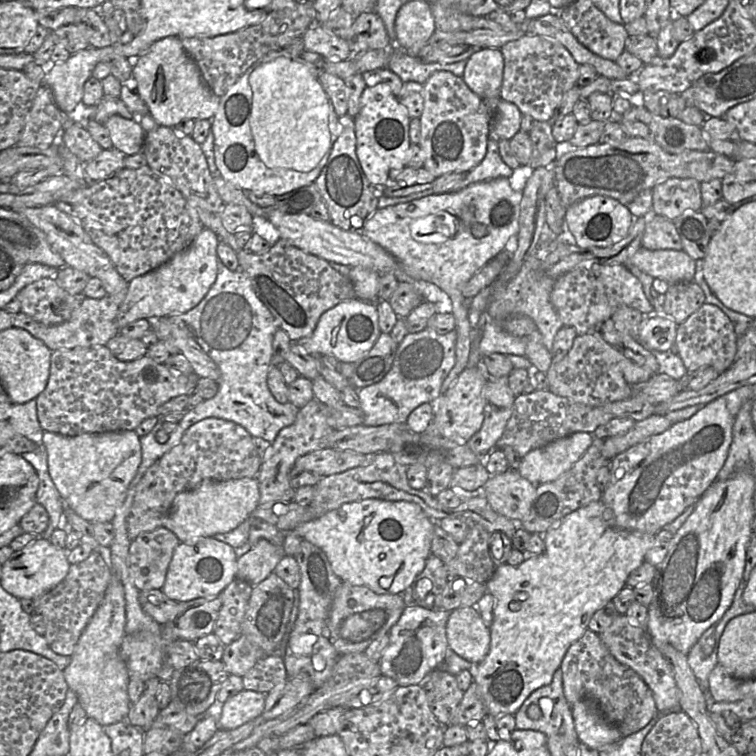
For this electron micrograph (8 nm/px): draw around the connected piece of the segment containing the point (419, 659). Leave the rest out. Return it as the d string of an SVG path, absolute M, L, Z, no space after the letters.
M417 605L408 606L397 623L389 631L389 643L379 661L383 676L394 679L399 686L420 685L435 669L442 666L447 650L446 624L449 611L430 611Z

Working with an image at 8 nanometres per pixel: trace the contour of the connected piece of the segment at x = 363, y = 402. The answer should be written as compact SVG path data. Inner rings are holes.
M430 329L407 333L398 344L393 364L381 381L357 390L364 426L405 424L409 414L440 394L443 381L456 363L456 331L438 335Z

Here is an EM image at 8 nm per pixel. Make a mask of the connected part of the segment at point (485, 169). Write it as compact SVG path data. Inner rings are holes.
M489 138L484 159L469 170L464 179L452 188L451 192L464 189L470 184L492 180L499 177L510 178L513 170L502 160L499 154L498 140Z

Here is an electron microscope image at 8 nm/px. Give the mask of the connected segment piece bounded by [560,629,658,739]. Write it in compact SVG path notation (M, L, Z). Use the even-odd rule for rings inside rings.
M589 629L569 647L560 670L567 702L572 706L585 698L593 700L604 720L619 730L622 739L646 727L658 714L653 694L643 679L632 669L619 663L599 635Z

